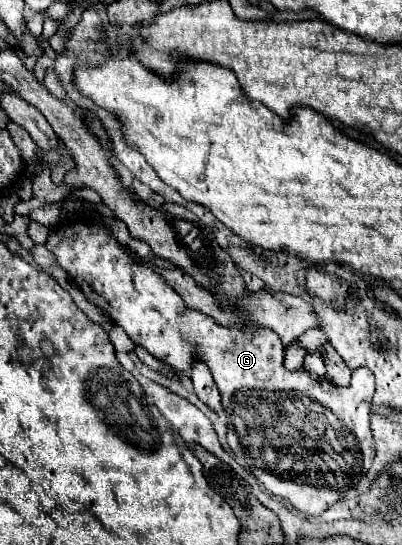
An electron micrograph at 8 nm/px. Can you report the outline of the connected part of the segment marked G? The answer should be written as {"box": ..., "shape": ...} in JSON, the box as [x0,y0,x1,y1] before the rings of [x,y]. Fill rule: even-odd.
{"box":[43,221,375,515],"shape":[[[75,221],[51,227],[47,241],[43,243],[55,257],[55,265],[67,271],[67,275],[75,281],[75,285],[83,291],[87,301],[103,309],[125,333],[131,337],[135,345],[145,347],[153,357],[163,359],[171,367],[187,373],[191,367],[191,357],[199,357],[205,361],[213,373],[215,385],[221,393],[223,411],[227,417],[227,443],[233,449],[235,457],[251,467],[253,475],[271,495],[279,495],[291,501],[299,511],[307,515],[321,515],[335,501],[343,499],[347,489],[353,485],[357,477],[361,477],[373,463],[375,445],[371,437],[371,397],[375,391],[373,373],[361,367],[353,371],[349,387],[337,387],[325,379],[311,377],[305,369],[287,371],[283,367],[285,347],[277,333],[271,329],[243,331],[243,329],[227,329],[217,325],[211,317],[205,317],[199,311],[185,307],[183,299],[171,289],[171,285],[151,267],[137,263],[135,251],[122,245],[101,225]]]}

